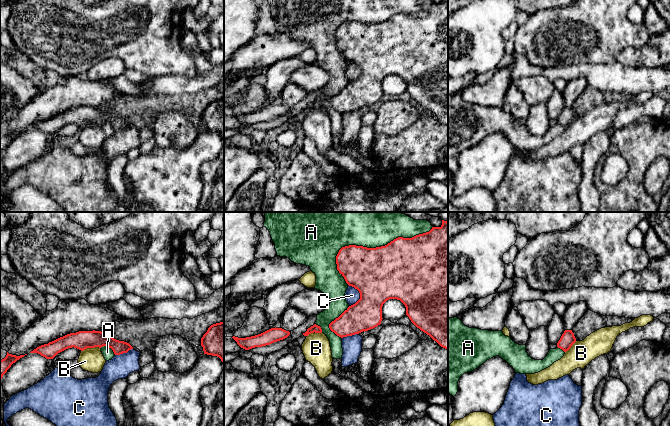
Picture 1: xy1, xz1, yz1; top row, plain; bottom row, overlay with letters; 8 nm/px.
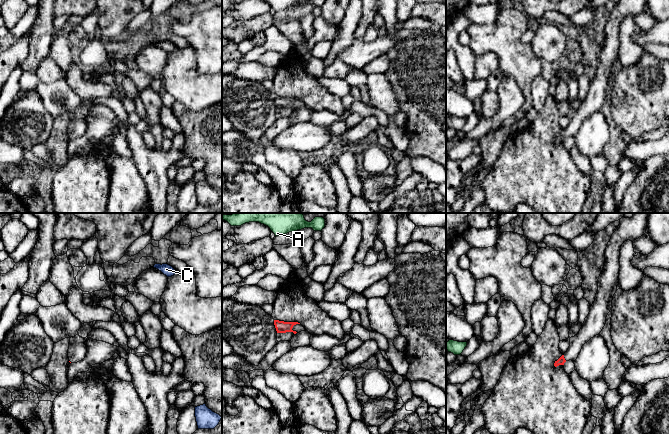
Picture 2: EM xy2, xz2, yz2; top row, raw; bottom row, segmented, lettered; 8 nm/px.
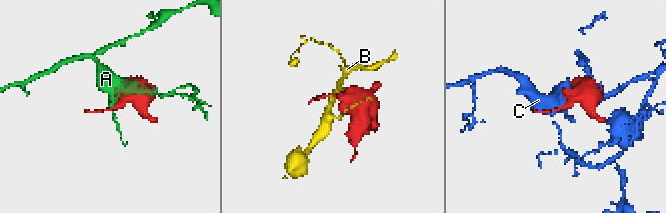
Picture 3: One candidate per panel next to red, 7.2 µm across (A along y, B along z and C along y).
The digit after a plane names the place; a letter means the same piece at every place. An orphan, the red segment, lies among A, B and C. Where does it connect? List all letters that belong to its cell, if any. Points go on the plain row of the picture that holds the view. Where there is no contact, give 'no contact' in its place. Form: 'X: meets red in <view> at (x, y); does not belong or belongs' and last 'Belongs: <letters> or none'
A: meets red in xz1 at (376, 23); does not belong
B: meets red in xy1 at (90, 123); does not belong
C: meets red in xz1 at (360, 70); does not belong
Belongs: none

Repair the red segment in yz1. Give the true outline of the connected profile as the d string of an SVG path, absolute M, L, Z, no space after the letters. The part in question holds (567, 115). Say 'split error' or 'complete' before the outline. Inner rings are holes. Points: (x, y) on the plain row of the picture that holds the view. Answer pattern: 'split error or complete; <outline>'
complete; M565 106L560 116L557 119L557 123L562 125L564 128L568 127L571 122L576 118L576 114L572 106Z

